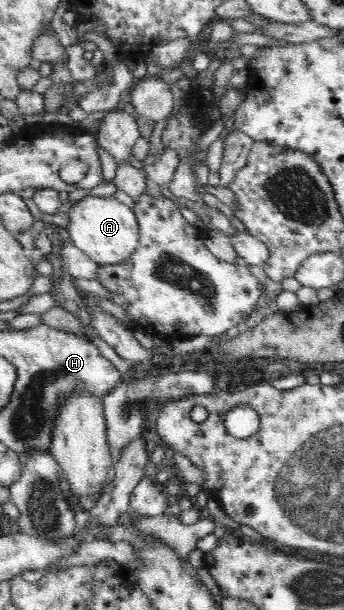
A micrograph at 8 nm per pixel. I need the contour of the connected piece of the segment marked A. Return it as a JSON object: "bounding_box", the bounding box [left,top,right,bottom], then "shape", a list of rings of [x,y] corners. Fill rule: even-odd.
{"bounding_box":[67,196,140,266],"shape":[[[113,196],[85,197],[73,203],[67,227],[73,244],[101,266],[117,265],[131,257],[140,244],[140,227],[134,208]]]}

